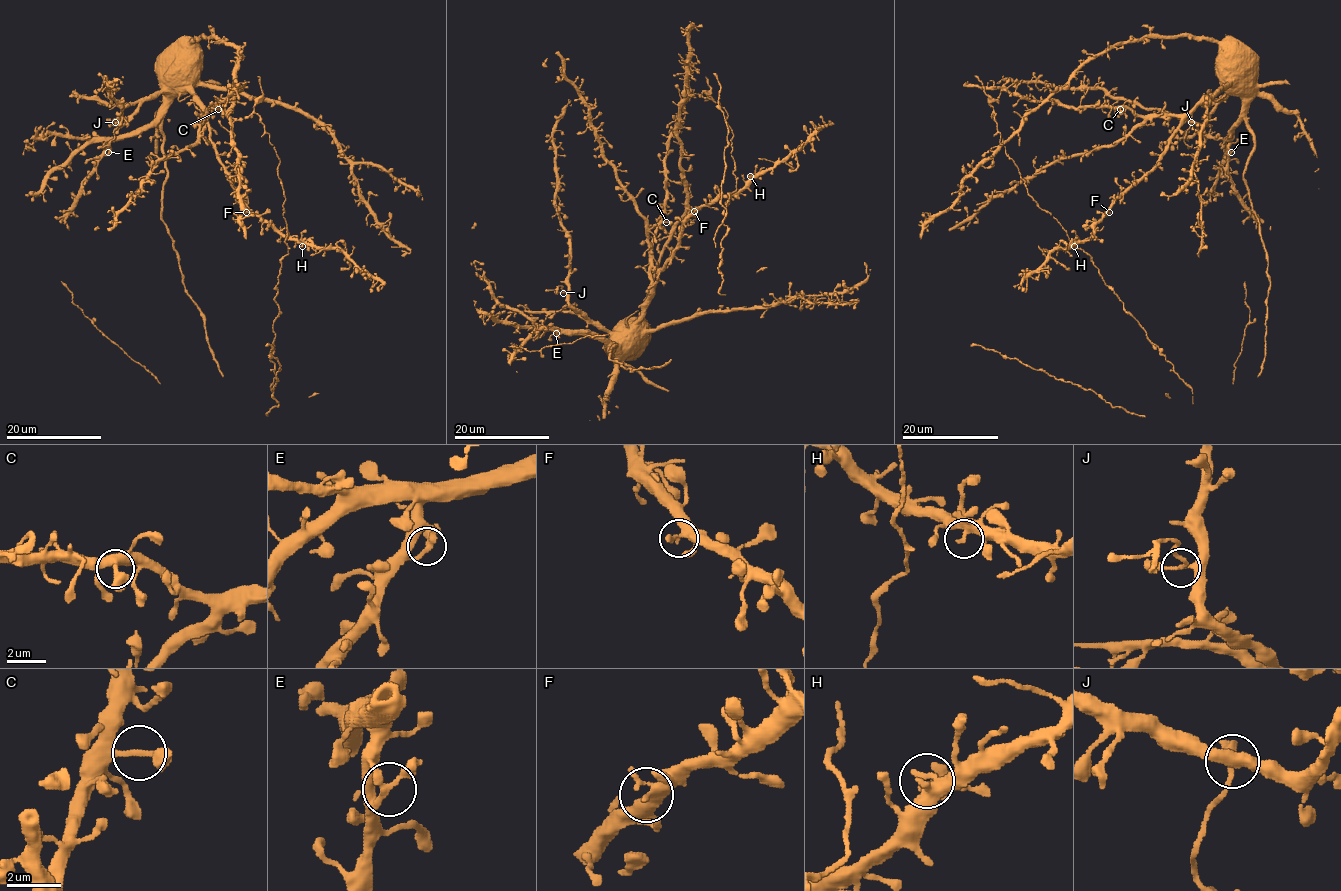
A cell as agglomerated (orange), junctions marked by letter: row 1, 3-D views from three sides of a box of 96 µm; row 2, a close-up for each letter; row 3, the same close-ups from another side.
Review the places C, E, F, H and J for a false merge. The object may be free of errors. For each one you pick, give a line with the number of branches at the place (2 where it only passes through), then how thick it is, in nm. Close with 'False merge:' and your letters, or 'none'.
J: branches 3; calibre 200 nm
False merge: J

